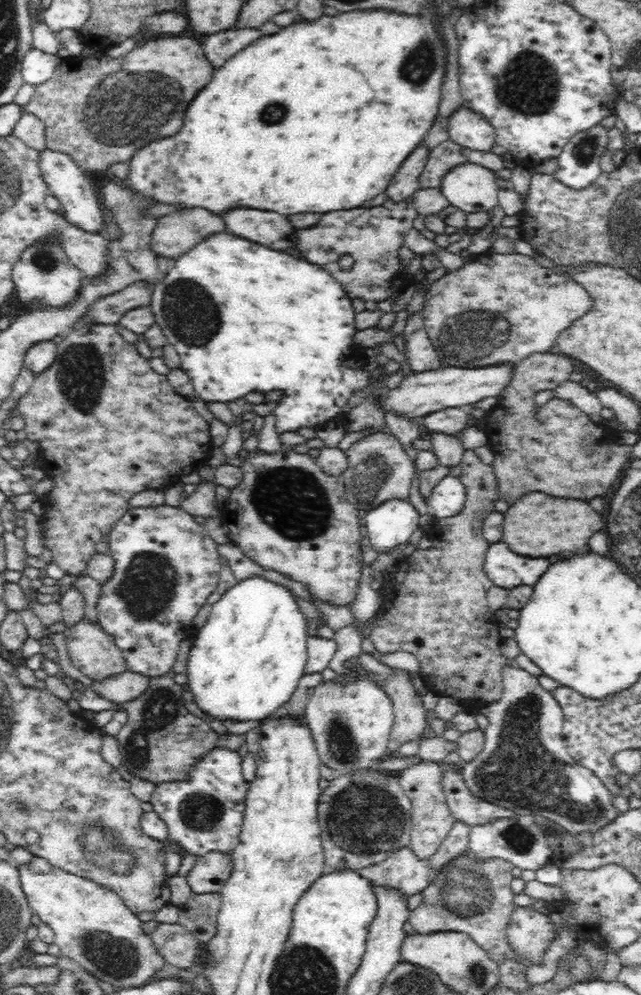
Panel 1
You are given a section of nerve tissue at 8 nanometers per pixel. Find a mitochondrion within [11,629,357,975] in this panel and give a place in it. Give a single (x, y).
(118, 854)

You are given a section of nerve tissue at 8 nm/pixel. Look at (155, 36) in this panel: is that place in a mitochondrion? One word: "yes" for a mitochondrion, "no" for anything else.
no

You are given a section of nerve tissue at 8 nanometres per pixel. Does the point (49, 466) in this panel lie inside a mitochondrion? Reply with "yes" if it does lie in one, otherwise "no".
no

